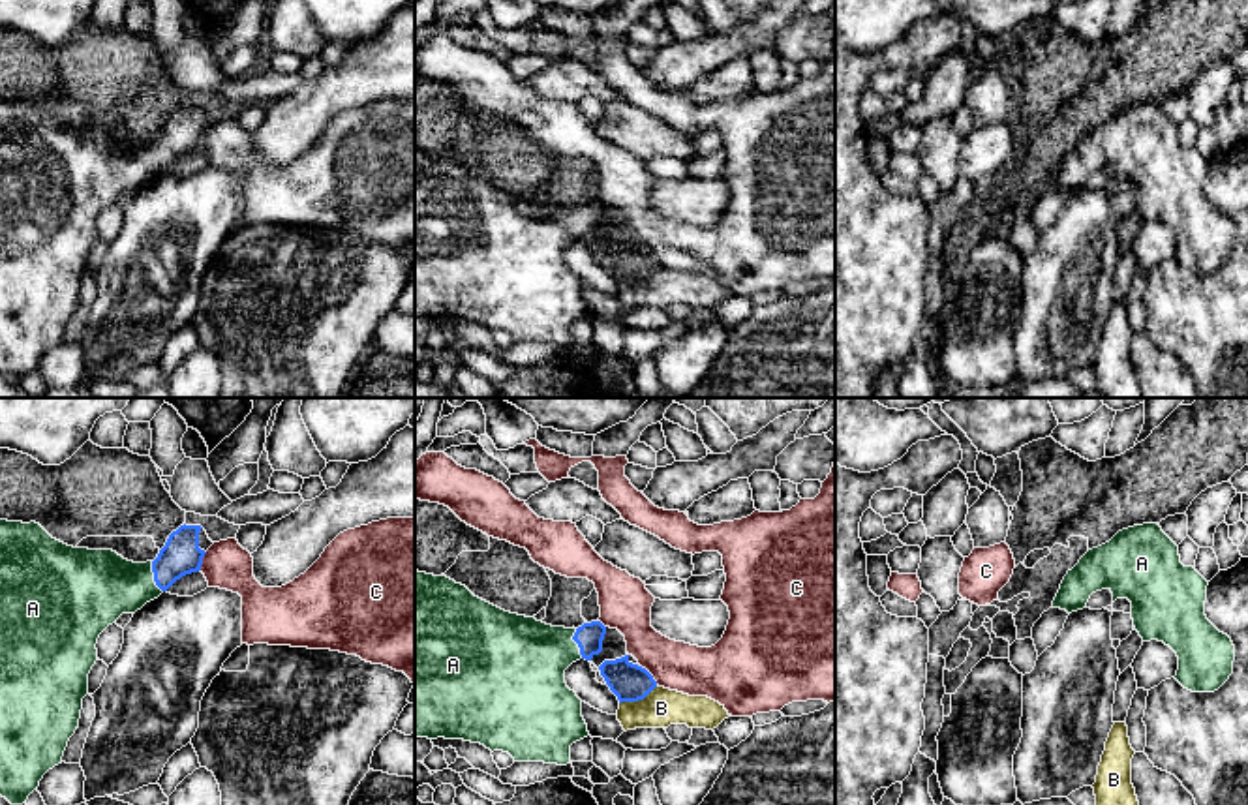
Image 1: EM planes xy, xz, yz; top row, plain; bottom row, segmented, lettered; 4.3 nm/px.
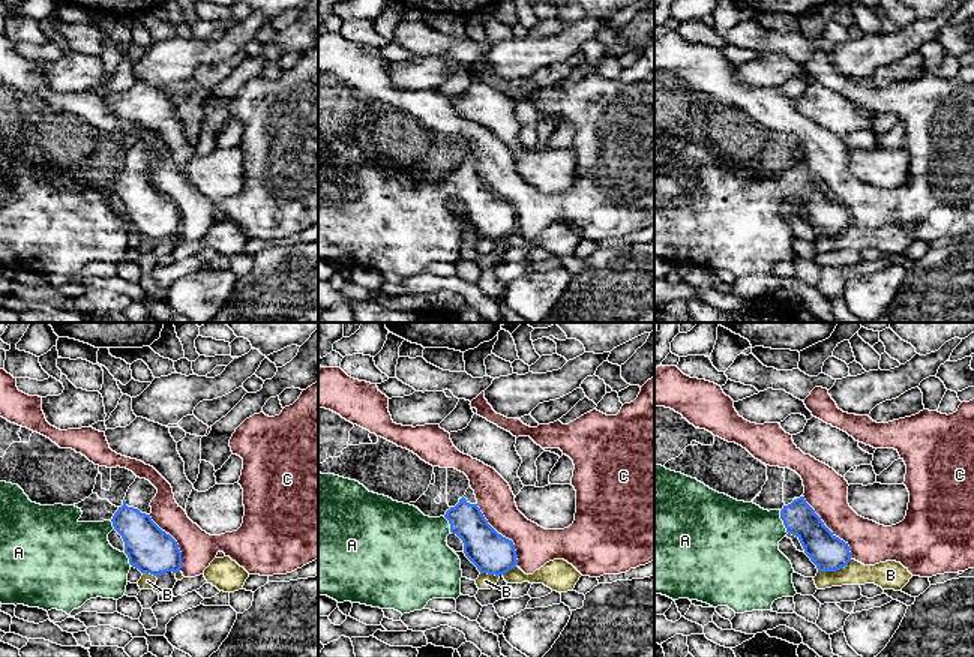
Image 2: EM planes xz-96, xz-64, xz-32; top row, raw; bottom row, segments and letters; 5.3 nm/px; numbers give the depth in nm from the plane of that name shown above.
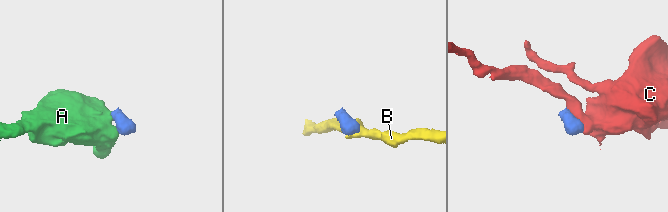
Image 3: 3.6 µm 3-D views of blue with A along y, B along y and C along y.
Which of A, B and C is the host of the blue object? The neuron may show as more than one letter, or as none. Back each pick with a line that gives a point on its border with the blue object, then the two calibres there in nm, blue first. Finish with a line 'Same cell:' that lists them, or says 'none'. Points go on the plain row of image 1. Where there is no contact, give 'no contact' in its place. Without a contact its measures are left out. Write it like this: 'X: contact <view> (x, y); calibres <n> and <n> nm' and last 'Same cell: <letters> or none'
A: contact xy (154, 156); calibres 170 and 320 nm
Same cell: A

